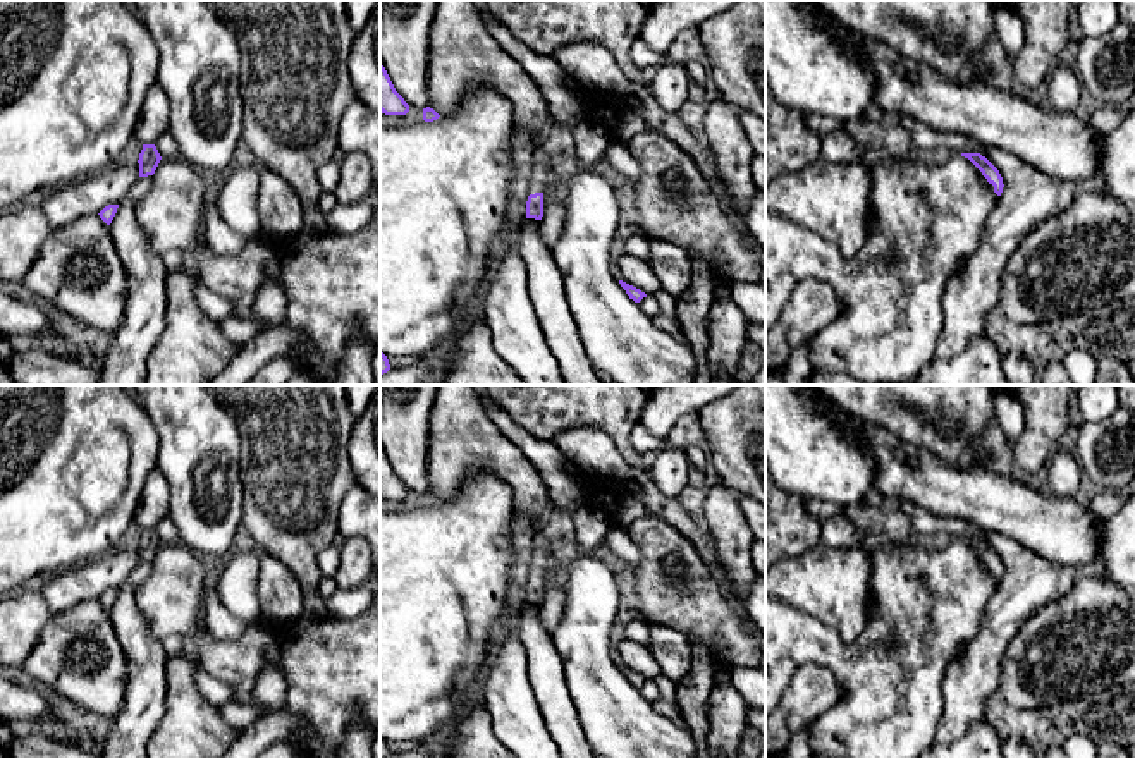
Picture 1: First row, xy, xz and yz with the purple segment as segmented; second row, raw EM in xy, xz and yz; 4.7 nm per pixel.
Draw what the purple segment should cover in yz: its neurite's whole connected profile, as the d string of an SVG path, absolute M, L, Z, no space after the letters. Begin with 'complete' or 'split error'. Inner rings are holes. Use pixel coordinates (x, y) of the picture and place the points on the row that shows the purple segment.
complete | M961 153L961 156L968 158L982 172L987 182L994 186L994 193L1001 196L1004 184L999 170L980 153Z

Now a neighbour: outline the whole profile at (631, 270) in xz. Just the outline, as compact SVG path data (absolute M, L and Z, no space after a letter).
M623 254L617 260L619 280L640 289L647 296L655 296L660 289L660 282L645 260L638 260L629 254Z

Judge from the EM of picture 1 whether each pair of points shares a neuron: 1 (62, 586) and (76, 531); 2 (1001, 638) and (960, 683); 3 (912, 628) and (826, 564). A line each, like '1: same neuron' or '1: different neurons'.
1: different neurons
2: same neuron
3: different neurons

